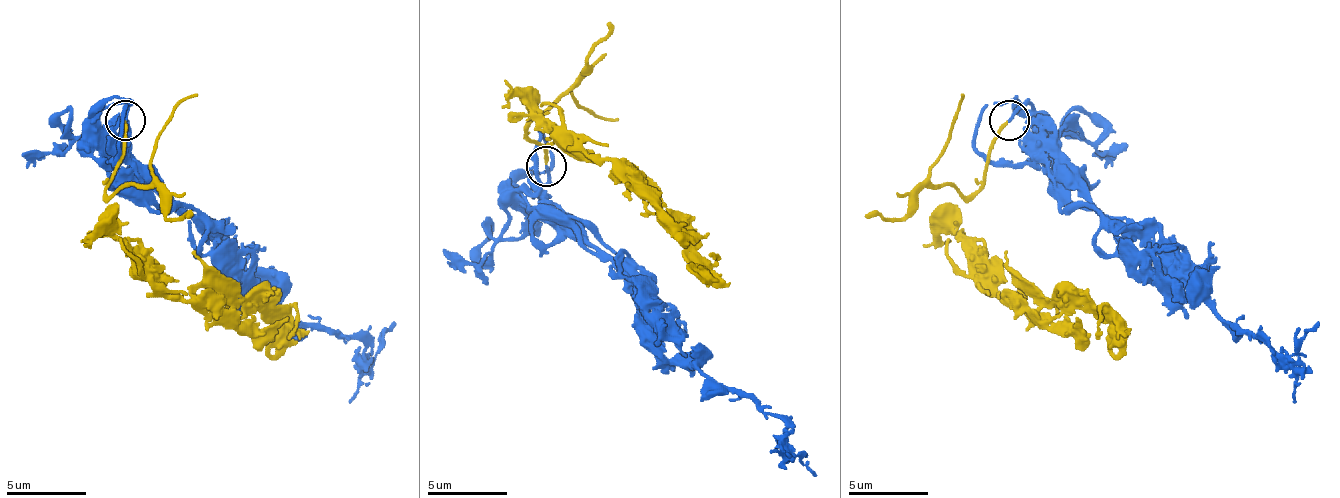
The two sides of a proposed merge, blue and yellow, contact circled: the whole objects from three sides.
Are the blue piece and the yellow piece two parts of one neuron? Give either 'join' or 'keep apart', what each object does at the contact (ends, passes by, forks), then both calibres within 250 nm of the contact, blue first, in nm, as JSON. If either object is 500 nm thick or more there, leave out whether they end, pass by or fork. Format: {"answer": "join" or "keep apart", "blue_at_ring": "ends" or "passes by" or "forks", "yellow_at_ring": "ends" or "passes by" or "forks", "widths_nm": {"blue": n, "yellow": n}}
{"answer": "join", "blue_at_ring": "ends", "yellow_at_ring": "ends", "widths_nm": {"blue": 180, "yellow": 180}}

